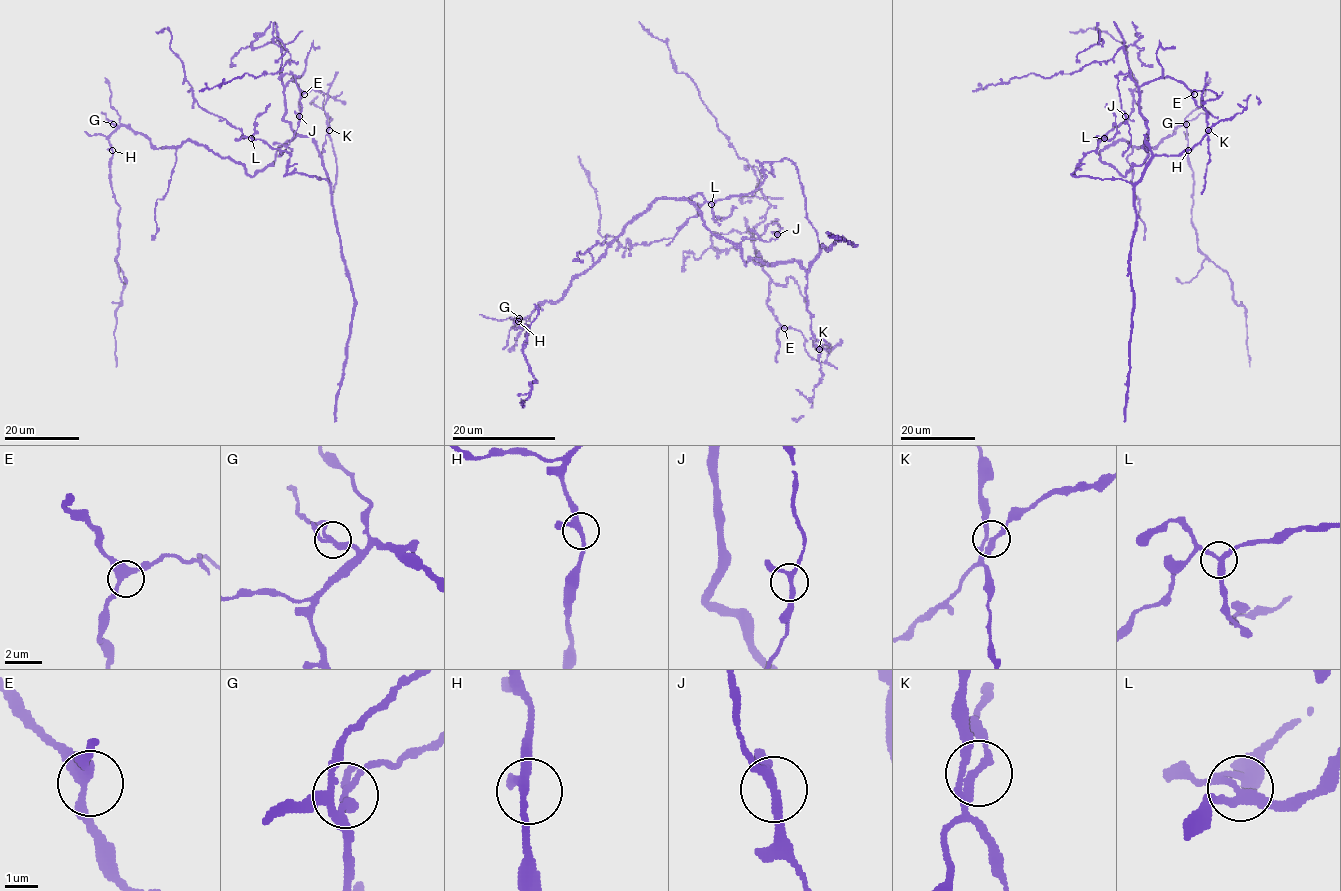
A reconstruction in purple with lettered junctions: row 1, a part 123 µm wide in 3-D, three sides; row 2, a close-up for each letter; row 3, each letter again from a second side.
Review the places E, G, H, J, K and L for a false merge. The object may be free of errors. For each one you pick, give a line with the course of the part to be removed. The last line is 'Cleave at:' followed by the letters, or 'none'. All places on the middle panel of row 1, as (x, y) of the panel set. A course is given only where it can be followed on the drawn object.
G: foreign part runs (519, 318), (509, 331), (503, 349)
Cleave at: G

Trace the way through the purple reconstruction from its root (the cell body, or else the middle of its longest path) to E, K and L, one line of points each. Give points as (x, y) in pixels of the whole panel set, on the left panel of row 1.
E: (271, 166), (276, 152), (295, 136), (291, 126), (283, 119), (284, 88), (292, 77), (304, 94)
K: (271, 166), (276, 152), (297, 136), (310, 136), (319, 156), (329, 130)
L: (271, 166), (280, 147), (297, 136), (310, 136), (329, 183), (300, 172), (288, 173), (289, 153), (251, 138)

